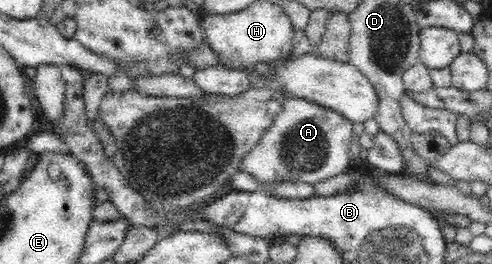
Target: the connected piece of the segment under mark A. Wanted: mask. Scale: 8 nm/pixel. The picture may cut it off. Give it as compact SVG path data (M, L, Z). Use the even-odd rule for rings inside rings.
M290 95L284 99L282 110L274 117L271 127L265 130L253 149L243 157L239 171L250 173L260 185L278 184L289 180L299 180L313 185L328 177L335 177L347 171L349 167L349 145L351 145L351 135L353 135L352 123L335 110L324 108L303 97Z

